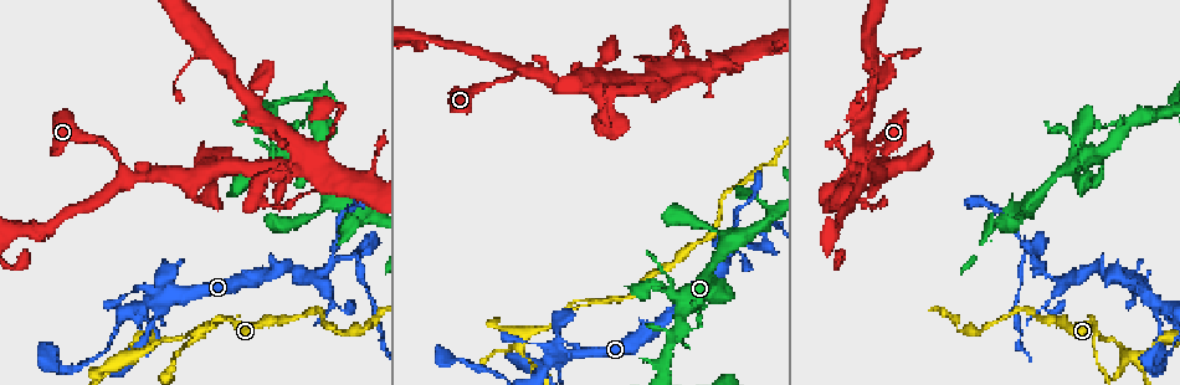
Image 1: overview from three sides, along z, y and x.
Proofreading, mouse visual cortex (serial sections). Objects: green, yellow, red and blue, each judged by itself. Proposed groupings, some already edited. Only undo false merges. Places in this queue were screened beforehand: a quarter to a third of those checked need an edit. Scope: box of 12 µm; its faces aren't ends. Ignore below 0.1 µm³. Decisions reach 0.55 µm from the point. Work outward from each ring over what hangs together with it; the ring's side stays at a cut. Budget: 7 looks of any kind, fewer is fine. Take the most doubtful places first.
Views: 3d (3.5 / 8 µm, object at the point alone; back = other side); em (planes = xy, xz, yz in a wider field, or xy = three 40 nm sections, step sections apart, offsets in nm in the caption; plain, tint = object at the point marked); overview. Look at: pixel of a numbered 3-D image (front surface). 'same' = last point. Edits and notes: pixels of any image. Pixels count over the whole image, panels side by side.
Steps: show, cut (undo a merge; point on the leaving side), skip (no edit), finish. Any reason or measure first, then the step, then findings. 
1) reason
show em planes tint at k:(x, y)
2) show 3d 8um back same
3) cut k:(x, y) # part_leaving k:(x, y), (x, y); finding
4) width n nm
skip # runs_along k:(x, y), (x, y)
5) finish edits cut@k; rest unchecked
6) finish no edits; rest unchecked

a fork
show 3d 3.5um at 1:(1096, 335)

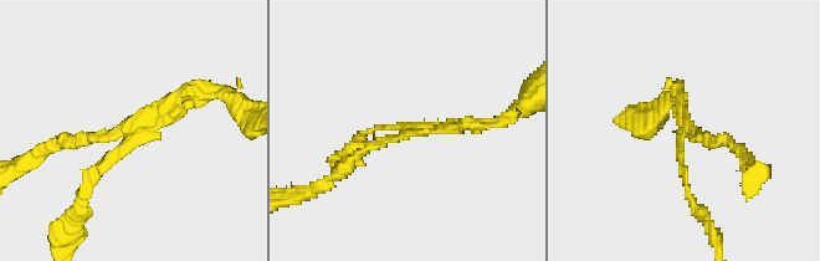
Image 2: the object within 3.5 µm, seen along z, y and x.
arms 3; arm_widths 100, 150, 200 nm; now the EM
show em planes tint at 2:(423, 131)

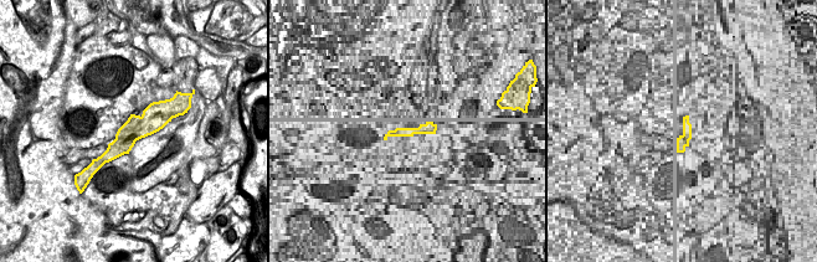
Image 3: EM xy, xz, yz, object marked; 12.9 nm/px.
width 320 nm
skip # runs_along 3:(167, 118), (138, 127), (103, 159); continuous, no second cell

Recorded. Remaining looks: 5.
a fork
show 3d 3.5um at 1:(1131, 354)

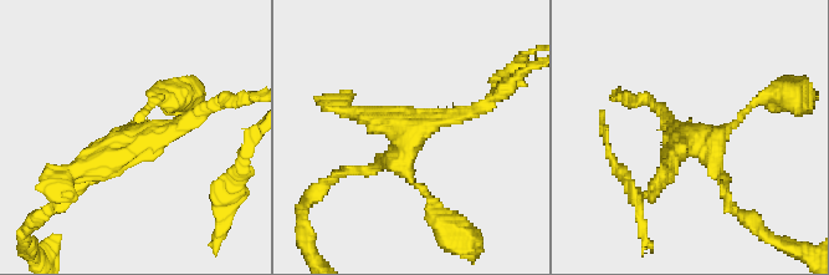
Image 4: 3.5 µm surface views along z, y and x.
show em xy step 5 tint at 4:(692, 134)

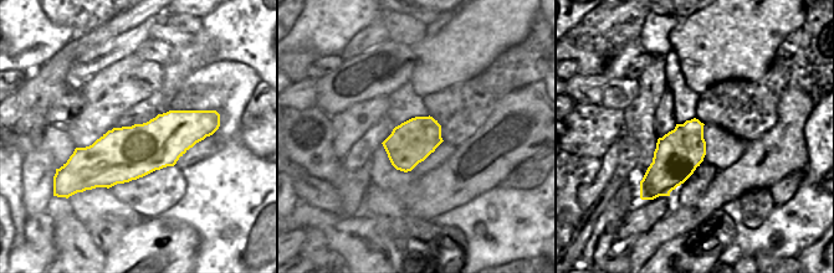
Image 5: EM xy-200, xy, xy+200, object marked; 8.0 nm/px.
show em xy step 2 tint same

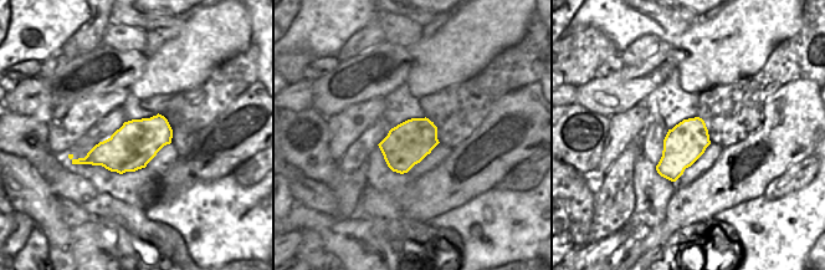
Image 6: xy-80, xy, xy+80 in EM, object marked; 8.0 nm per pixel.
skip # runs_along 4:(661, 112), (674, 136), (719, 139), (753, 105); continuous, no second cell

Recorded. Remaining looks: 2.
three-way junction
show 3d 8um back at 1:(331, 266)

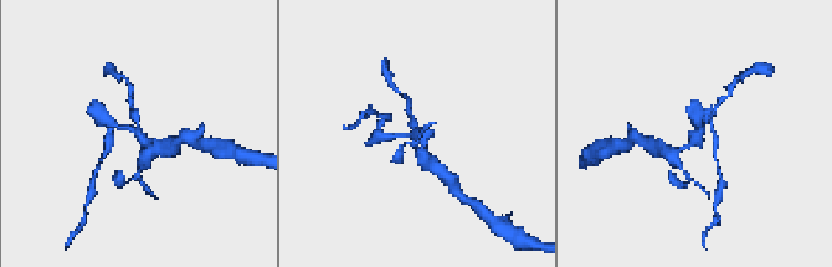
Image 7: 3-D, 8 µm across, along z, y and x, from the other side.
arms 3; arm_widths 150, 150, 200 nm
show em xy step 3 tint at 7:(413, 133)

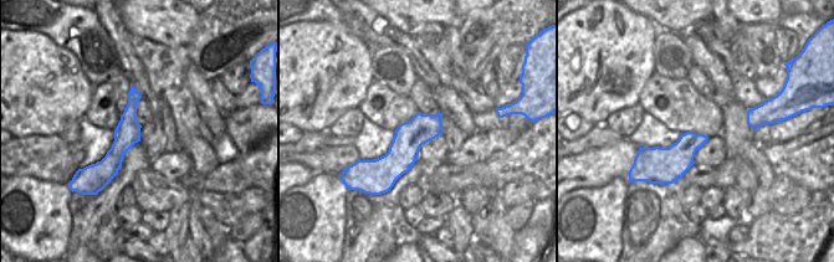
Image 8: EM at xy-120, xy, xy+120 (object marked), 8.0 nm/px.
width 240 nm
skip # runs_along 7:(148, 152), (135, 132), (103, 118); continuous, no second cell

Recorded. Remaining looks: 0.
finish no edits; rest unchecked

